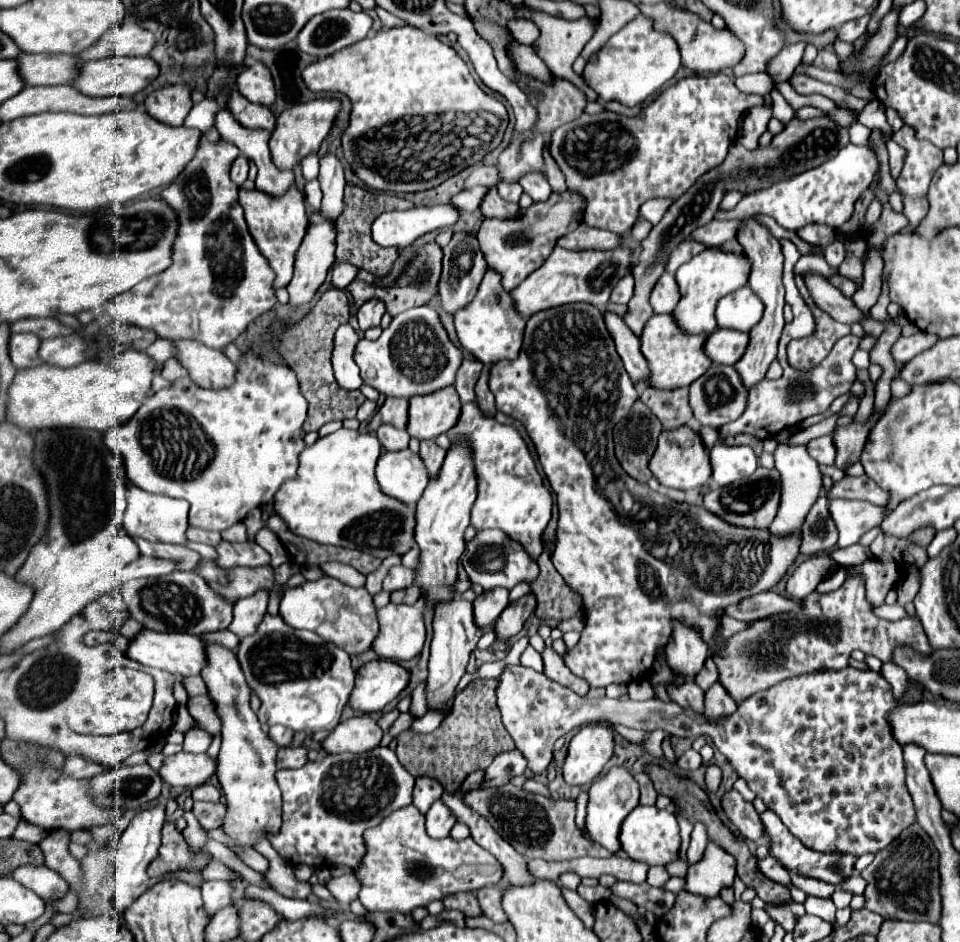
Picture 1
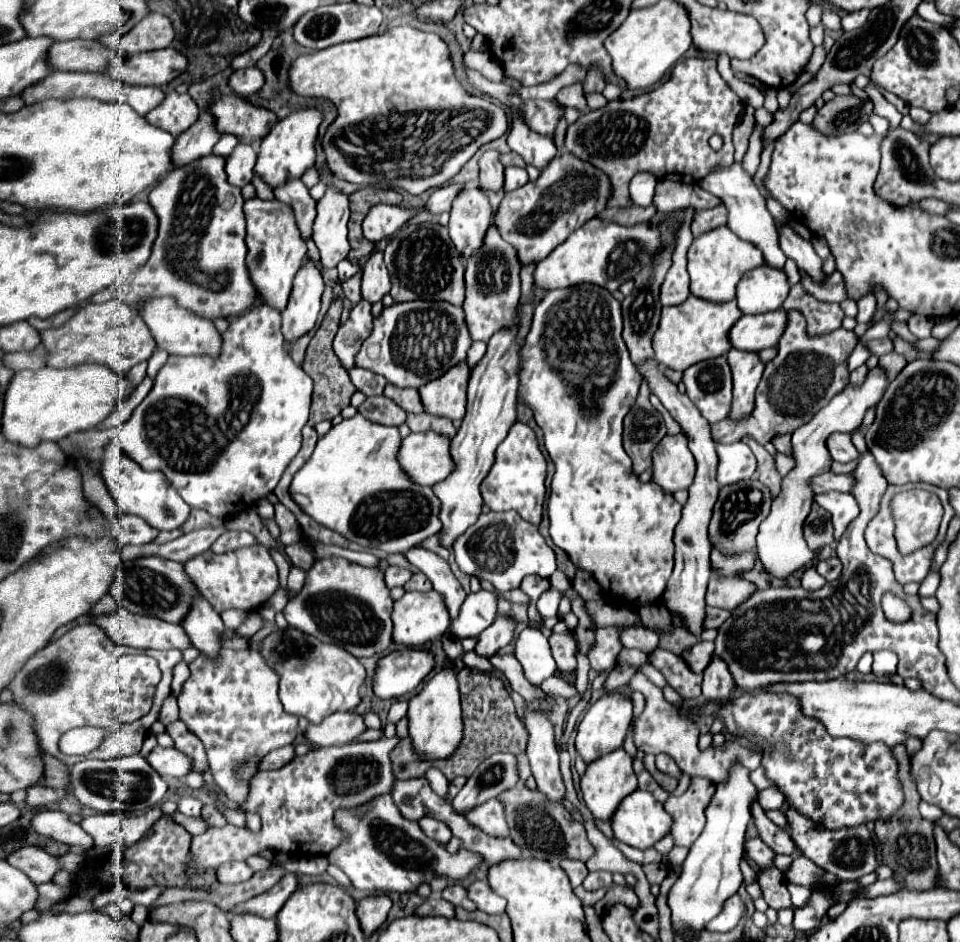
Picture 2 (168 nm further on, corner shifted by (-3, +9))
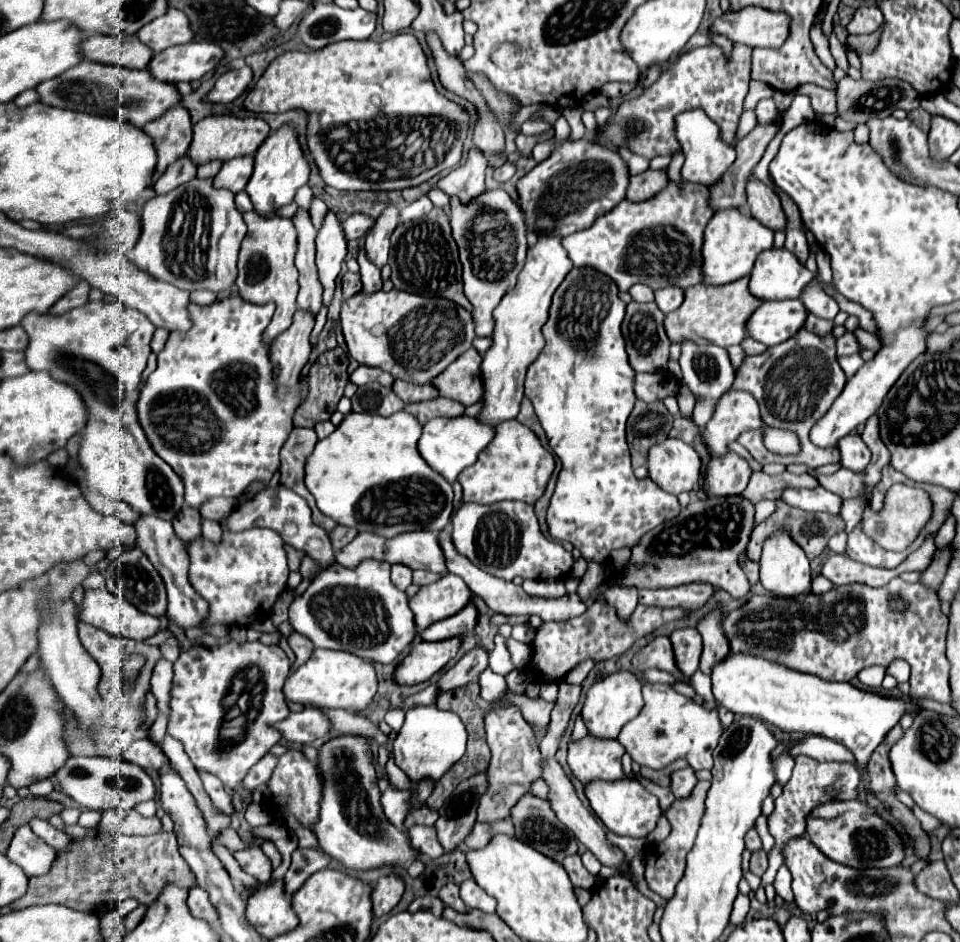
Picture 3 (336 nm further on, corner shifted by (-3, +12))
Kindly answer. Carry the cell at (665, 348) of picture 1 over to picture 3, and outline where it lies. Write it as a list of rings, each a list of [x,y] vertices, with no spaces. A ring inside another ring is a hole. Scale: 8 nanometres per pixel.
[[[739,279],[737,283],[727,283],[725,287],[709,287],[697,285],[685,289],[685,301],[681,307],[665,317],[665,331],[671,343],[713,343],[717,347],[739,345],[745,335],[745,321],[759,307],[759,299],[755,299],[747,289],[749,279]]]

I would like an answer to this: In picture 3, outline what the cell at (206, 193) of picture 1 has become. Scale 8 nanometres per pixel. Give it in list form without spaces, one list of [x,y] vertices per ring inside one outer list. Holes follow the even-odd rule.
[[[195,177],[189,183],[183,183],[181,187],[165,195],[155,195],[145,203],[141,223],[143,223],[141,237],[137,241],[137,247],[133,247],[127,253],[127,259],[133,265],[137,265],[141,271],[149,273],[153,279],[171,283],[185,291],[207,289],[213,293],[221,293],[235,285],[237,255],[239,255],[239,245],[245,237],[245,223],[235,207],[235,195],[225,189],[215,189],[213,177],[207,179]]]

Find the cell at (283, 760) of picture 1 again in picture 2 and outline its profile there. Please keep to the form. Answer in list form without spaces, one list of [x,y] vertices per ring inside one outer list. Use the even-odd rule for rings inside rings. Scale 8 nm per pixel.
[[[293,744],[283,746],[283,748],[277,748],[277,750],[271,750],[271,752],[261,760],[259,770],[277,770],[277,768],[285,766],[293,756],[295,756]]]

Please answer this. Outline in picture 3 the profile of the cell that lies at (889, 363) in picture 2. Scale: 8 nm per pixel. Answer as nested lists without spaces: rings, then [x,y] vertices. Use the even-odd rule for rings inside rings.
[[[857,329],[857,331],[855,331],[855,335],[857,335],[857,339],[859,339],[861,347],[865,347],[865,349],[871,349],[871,351],[877,351],[877,349],[881,349],[881,341],[879,341],[875,335],[871,335],[871,333],[863,331],[863,329]]]

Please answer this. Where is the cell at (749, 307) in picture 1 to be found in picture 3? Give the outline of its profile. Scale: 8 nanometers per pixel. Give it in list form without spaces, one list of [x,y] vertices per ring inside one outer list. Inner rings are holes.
[[[783,249],[763,251],[749,275],[749,293],[761,301],[797,299],[807,281],[818,273],[805,269],[793,253]]]

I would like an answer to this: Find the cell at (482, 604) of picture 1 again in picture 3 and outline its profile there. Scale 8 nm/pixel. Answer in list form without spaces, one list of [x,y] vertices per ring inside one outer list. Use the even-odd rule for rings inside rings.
[[[467,603],[457,615],[451,615],[449,619],[437,621],[431,627],[427,627],[425,631],[421,631],[419,635],[425,641],[441,641],[441,639],[451,639],[457,635],[465,635],[471,633],[479,623],[479,611],[475,607],[475,603]]]

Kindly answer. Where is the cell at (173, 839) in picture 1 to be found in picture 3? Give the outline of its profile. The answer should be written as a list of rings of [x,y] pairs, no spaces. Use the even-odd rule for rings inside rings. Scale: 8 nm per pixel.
[[[97,833],[73,841],[67,853],[57,855],[47,875],[31,877],[29,891],[25,897],[17,899],[11,909],[57,903],[77,911],[91,911],[109,901],[121,903],[129,897],[139,897],[139,903],[153,903],[167,885],[183,889],[197,885],[197,877],[181,857],[173,833],[157,833],[149,837],[99,837]]]

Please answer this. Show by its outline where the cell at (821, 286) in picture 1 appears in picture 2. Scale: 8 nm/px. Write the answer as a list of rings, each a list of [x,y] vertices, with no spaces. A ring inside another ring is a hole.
[[[777,224],[777,226],[779,226],[779,246],[785,252],[785,256],[793,258],[801,270],[811,274],[813,280],[821,282],[821,278],[825,278],[825,274],[821,272],[823,260],[815,254],[811,242],[797,236],[797,232],[787,224]]]

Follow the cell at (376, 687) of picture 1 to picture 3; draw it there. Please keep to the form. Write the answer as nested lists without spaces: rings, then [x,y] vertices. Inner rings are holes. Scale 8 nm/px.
[[[461,637],[417,643],[411,649],[411,653],[395,667],[393,683],[395,685],[419,685],[431,679],[457,655],[459,643],[461,643]]]

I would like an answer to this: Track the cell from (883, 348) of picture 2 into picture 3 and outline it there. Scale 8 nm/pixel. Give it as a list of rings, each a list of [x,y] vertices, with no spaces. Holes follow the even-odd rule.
[[[845,333],[843,337],[837,339],[837,355],[853,355],[853,353],[859,353],[861,351],[861,345],[857,343],[857,337],[855,333]]]

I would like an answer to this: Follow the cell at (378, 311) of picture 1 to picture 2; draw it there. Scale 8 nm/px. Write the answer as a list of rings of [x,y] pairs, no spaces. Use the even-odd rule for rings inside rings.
[[[373,252],[369,256],[369,260],[363,266],[363,298],[369,298],[371,304],[379,302],[389,290],[391,290],[391,282],[389,282],[389,272],[387,266],[383,262],[383,252]]]

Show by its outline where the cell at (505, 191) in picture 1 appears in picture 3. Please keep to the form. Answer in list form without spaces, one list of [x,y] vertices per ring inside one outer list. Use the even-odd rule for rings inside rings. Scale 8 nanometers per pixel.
[[[505,161],[505,163],[495,171],[495,179],[501,181],[501,183],[505,183],[505,181],[509,181],[515,173],[517,173],[517,165],[511,163],[511,161]]]

